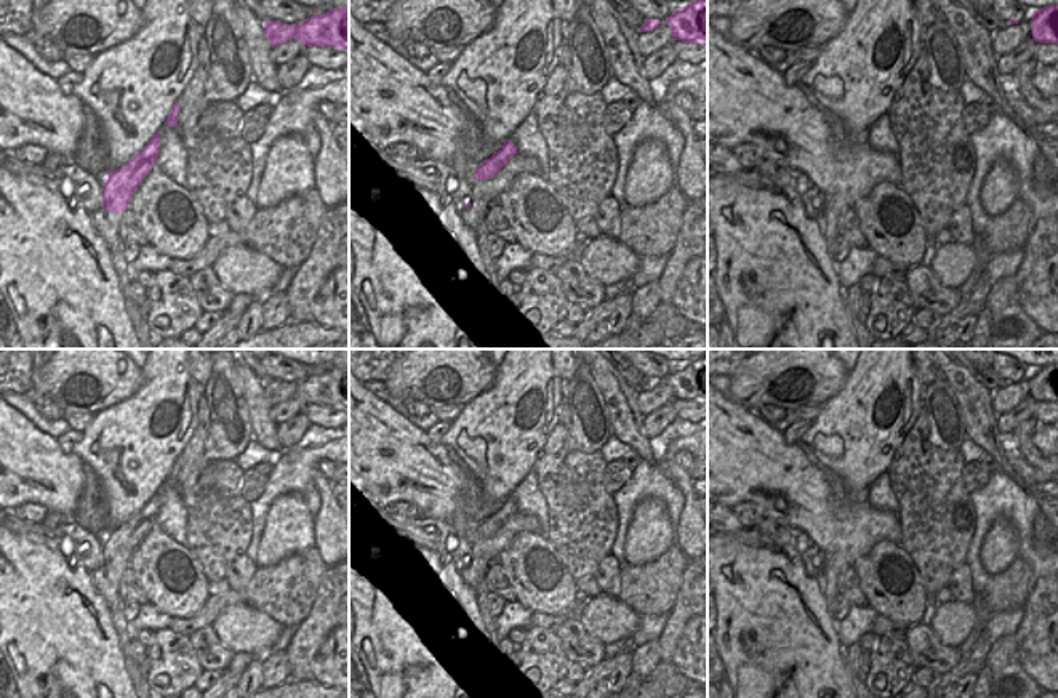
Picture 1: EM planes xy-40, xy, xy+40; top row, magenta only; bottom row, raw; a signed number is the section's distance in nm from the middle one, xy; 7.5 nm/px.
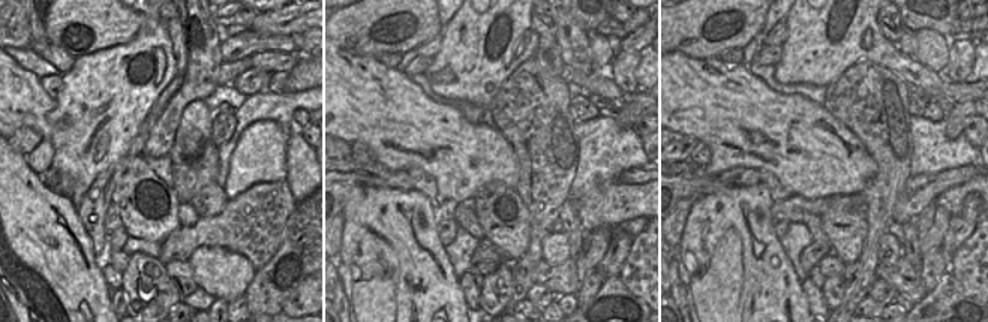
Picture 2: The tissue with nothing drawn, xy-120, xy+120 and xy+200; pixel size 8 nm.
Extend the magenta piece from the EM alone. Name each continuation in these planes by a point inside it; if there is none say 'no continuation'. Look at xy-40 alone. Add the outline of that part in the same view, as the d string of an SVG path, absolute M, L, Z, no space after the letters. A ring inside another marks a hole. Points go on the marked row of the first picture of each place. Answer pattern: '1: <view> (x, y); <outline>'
1: xy-40 (106, 223); M99 207L91 215L91 224L96 229L96 232L104 239L107 248L110 248L115 242L118 242L118 229L120 229L120 219L123 213L112 213L102 207Z

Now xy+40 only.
no continuation

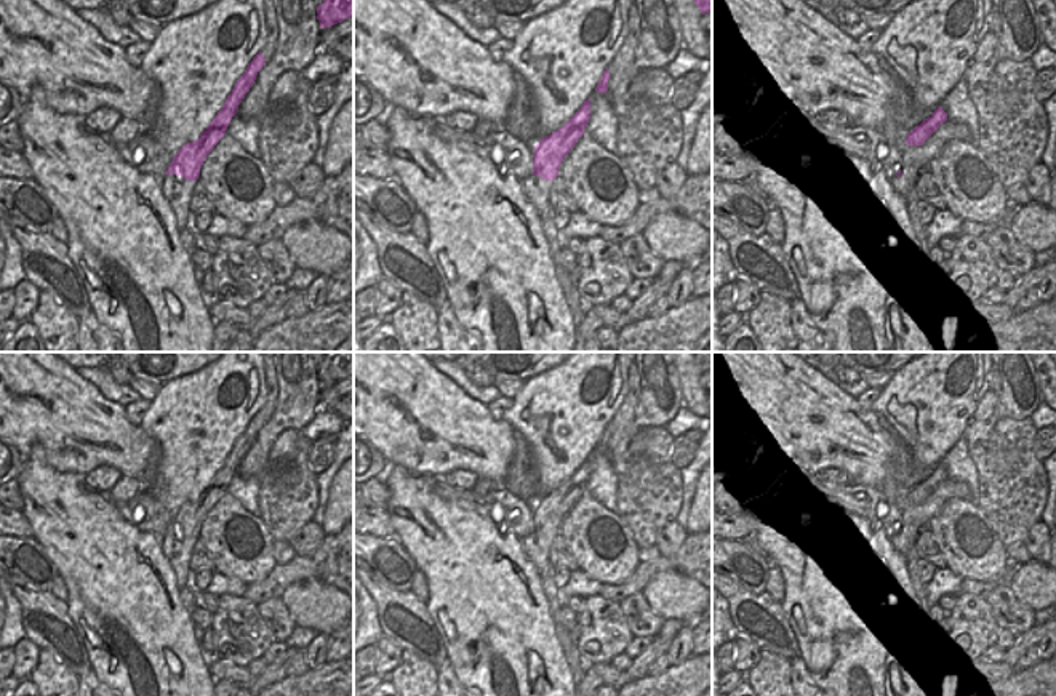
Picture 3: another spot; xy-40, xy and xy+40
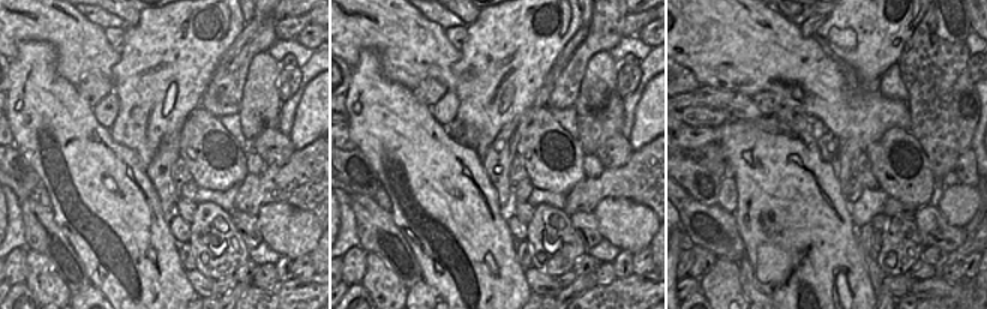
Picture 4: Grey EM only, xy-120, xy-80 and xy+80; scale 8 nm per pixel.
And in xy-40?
1: xy-40 (176, 189); M163 174L160 178L162 192L176 216L179 235L187 222L189 198L192 195L194 186L195 181L187 181L178 174Z

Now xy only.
1: xy (536, 189); M533 173L522 181L522 192L533 203L539 216L546 208L550 208L547 198L550 195L552 182L554 181L546 181Z

